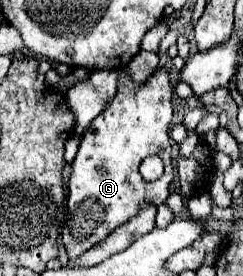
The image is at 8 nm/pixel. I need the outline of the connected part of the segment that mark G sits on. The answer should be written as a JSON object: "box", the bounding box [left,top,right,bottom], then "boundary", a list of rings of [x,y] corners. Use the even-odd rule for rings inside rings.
{"box":[61,66,173,260],"boundary":[[[159,66],[155,70],[155,74],[151,74],[151,78],[147,78],[147,82],[143,82],[143,86],[135,86],[135,80],[131,78],[131,74],[127,74],[127,68],[119,70],[119,90],[115,94],[115,100],[111,100],[107,104],[107,110],[103,114],[99,114],[91,122],[91,126],[85,130],[81,144],[79,144],[79,152],[71,164],[73,174],[69,180],[69,198],[67,198],[69,218],[67,218],[67,224],[61,234],[69,260],[79,258],[83,252],[87,252],[95,244],[103,242],[115,228],[119,228],[121,224],[131,220],[137,214],[141,202],[151,200],[153,204],[159,206],[161,202],[167,200],[169,182],[173,180],[171,142],[169,142],[169,126],[171,126],[171,118],[173,118],[171,96],[173,96],[173,86],[169,82],[169,68]],[[151,154],[157,154],[163,160],[165,172],[159,180],[145,182],[139,174],[139,166],[141,166],[143,158],[151,156]]]}

